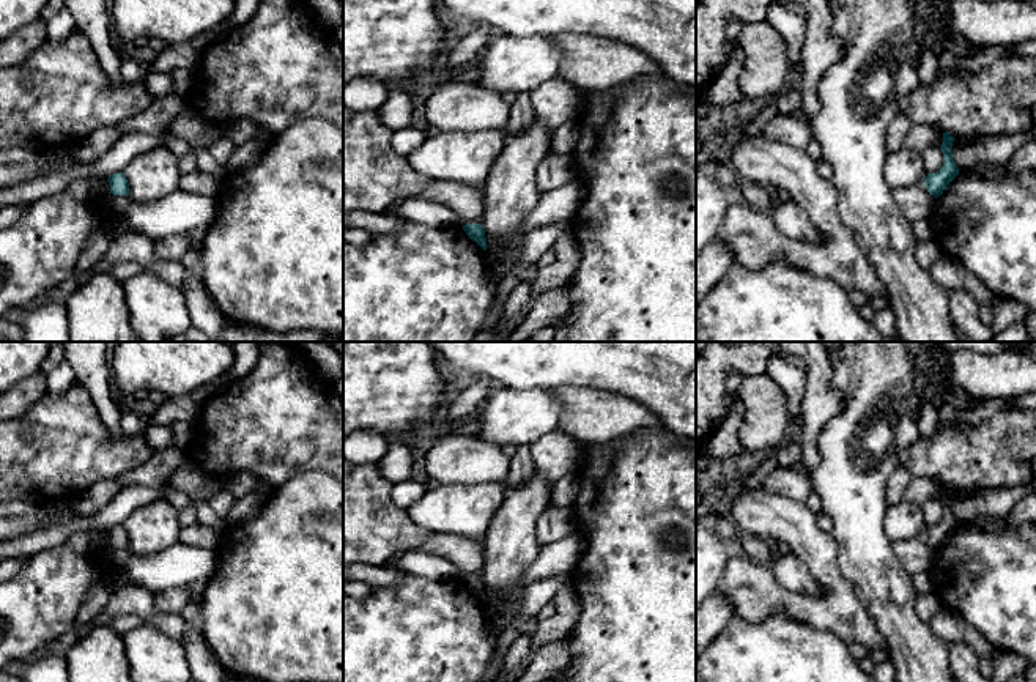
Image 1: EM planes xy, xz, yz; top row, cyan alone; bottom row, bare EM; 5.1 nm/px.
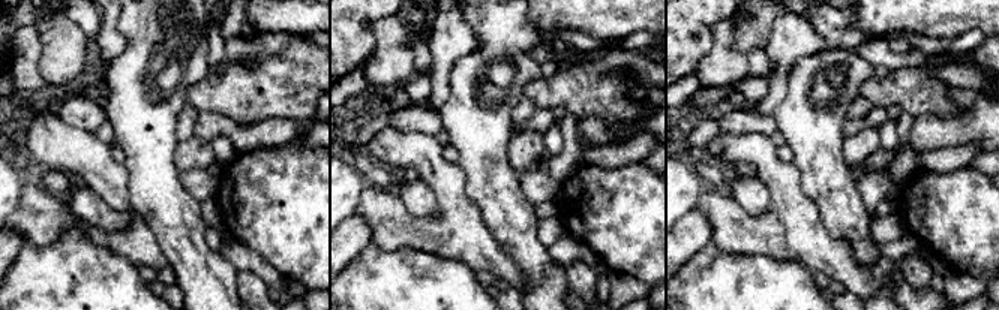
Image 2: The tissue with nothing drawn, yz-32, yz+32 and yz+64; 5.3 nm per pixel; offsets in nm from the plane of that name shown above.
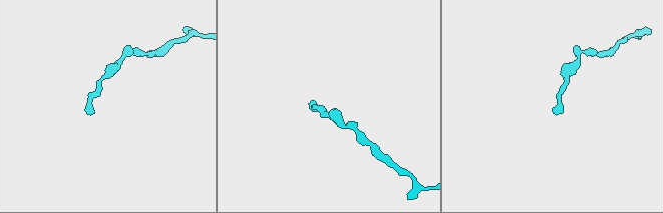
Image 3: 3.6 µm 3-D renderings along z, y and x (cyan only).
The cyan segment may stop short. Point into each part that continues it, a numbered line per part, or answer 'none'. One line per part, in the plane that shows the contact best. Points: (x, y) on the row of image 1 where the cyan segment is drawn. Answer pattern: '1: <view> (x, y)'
none

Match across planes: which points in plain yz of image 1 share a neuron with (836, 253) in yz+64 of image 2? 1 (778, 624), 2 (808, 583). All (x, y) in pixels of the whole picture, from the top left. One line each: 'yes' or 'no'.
1: no
2: no

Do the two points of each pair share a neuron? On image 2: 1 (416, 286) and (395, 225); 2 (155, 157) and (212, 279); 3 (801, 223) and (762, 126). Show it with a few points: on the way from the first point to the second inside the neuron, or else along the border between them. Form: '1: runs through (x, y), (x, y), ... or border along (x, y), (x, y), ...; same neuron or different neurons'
1: border along (372, 241), (387, 250), (413, 247), (437, 255); different neurons
2: runs through (155, 187), (174, 216), (186, 249); same neuron
3: border along (729, 134), (762, 132), (770, 137); different neurons

